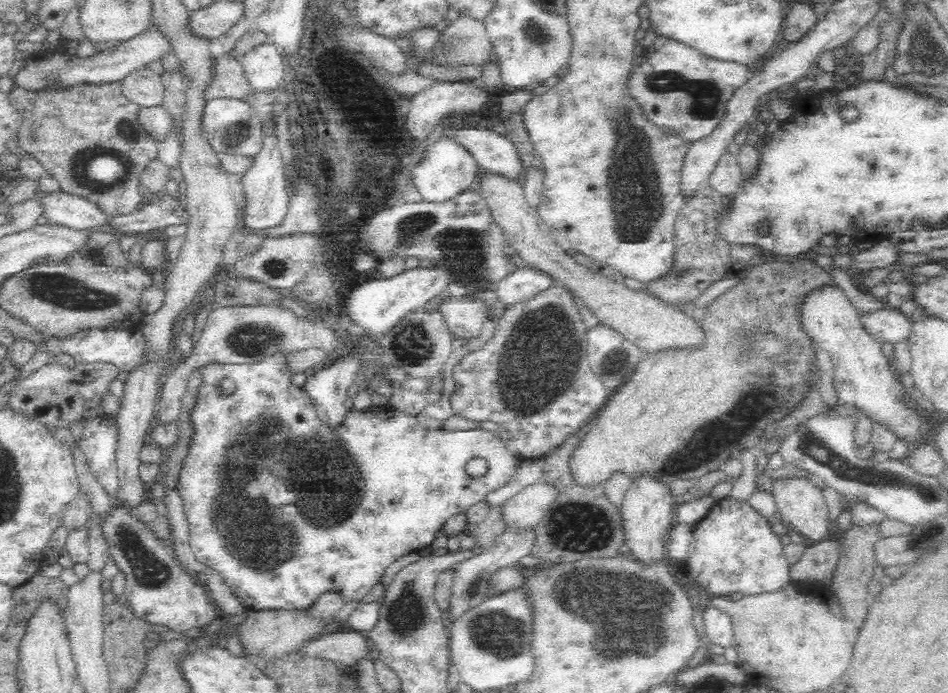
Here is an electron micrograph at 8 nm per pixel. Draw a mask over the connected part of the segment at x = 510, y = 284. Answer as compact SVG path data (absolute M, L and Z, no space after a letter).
M523 267L501 278L494 286L494 292L498 300L507 306L510 302L533 297L556 284L551 274L536 267Z

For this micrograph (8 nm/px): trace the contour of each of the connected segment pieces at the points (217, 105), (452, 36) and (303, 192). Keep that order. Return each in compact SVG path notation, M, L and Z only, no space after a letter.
M213 98L208 100L203 111L203 134L216 153L252 157L263 148L263 121L258 118L253 104L229 98Z
M466 14L453 20L445 28L444 43L441 54L456 63L483 65L494 59L495 50L482 18Z
M300 180L297 186L298 190L289 199L284 225L260 230L259 233L262 233L267 238L283 237L293 233L308 234L322 232L320 226L323 224L317 213L319 203L318 198L314 194L315 188L307 186L305 181L307 180Z

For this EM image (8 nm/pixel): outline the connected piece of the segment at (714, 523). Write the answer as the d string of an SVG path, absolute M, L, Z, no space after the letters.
M724 496L717 499L714 506L708 510L708 514L691 527L690 550L684 568L688 569L688 576L698 584L702 594L728 597L729 594L736 592L742 596L762 594L762 592L773 593L794 582L791 577L791 564L784 555L784 545L780 536L772 530L770 519L772 521L772 518L766 518L755 510L748 499L738 500Z

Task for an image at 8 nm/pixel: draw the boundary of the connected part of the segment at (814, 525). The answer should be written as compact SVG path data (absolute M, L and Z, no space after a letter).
M786 476L786 478L770 478L771 492L777 504L776 516L790 529L809 540L822 541L823 538L832 537L832 529L828 519L828 505L822 495L822 487L814 484L807 476Z

